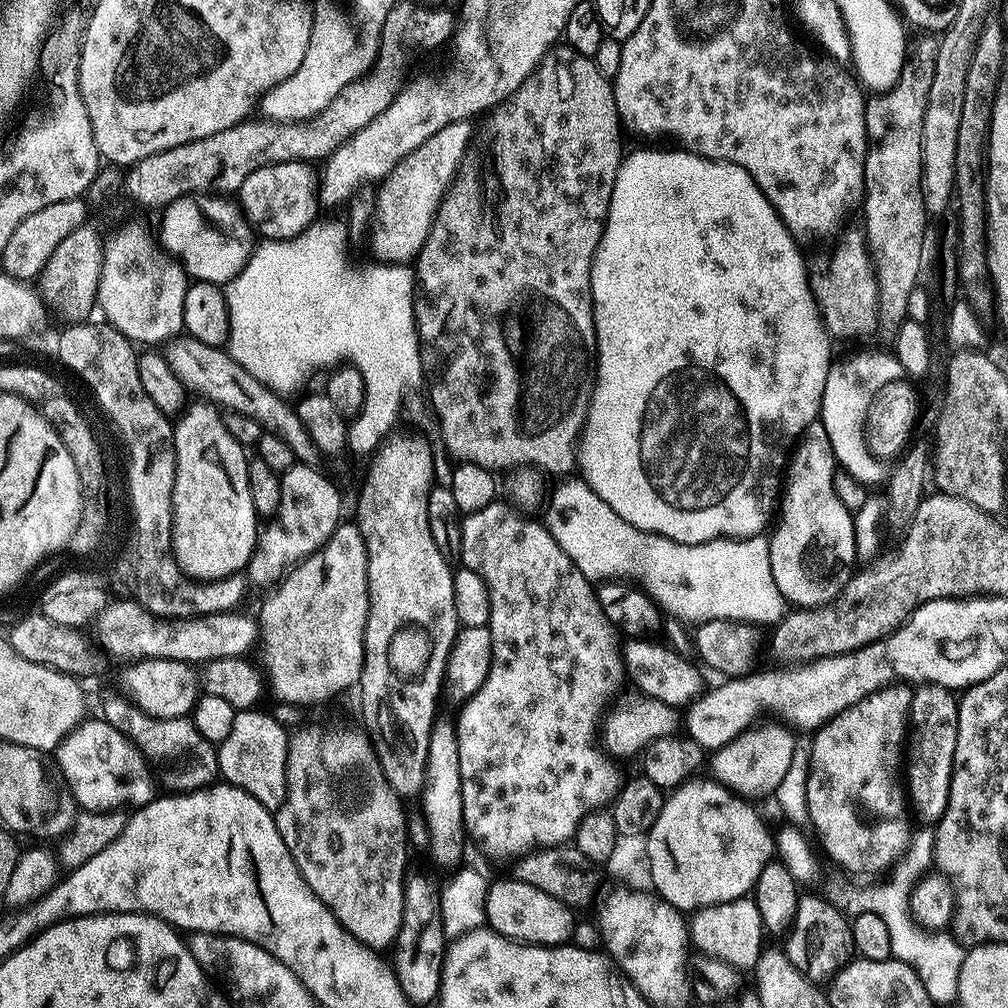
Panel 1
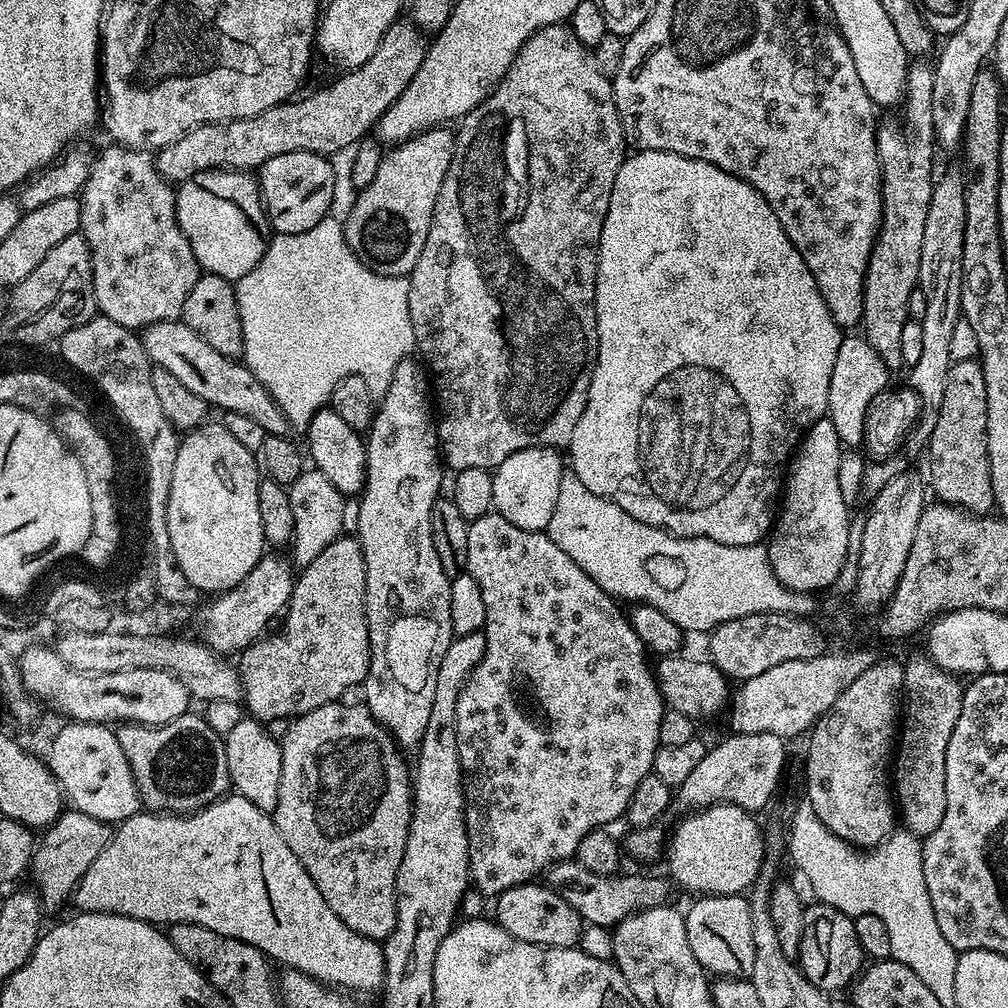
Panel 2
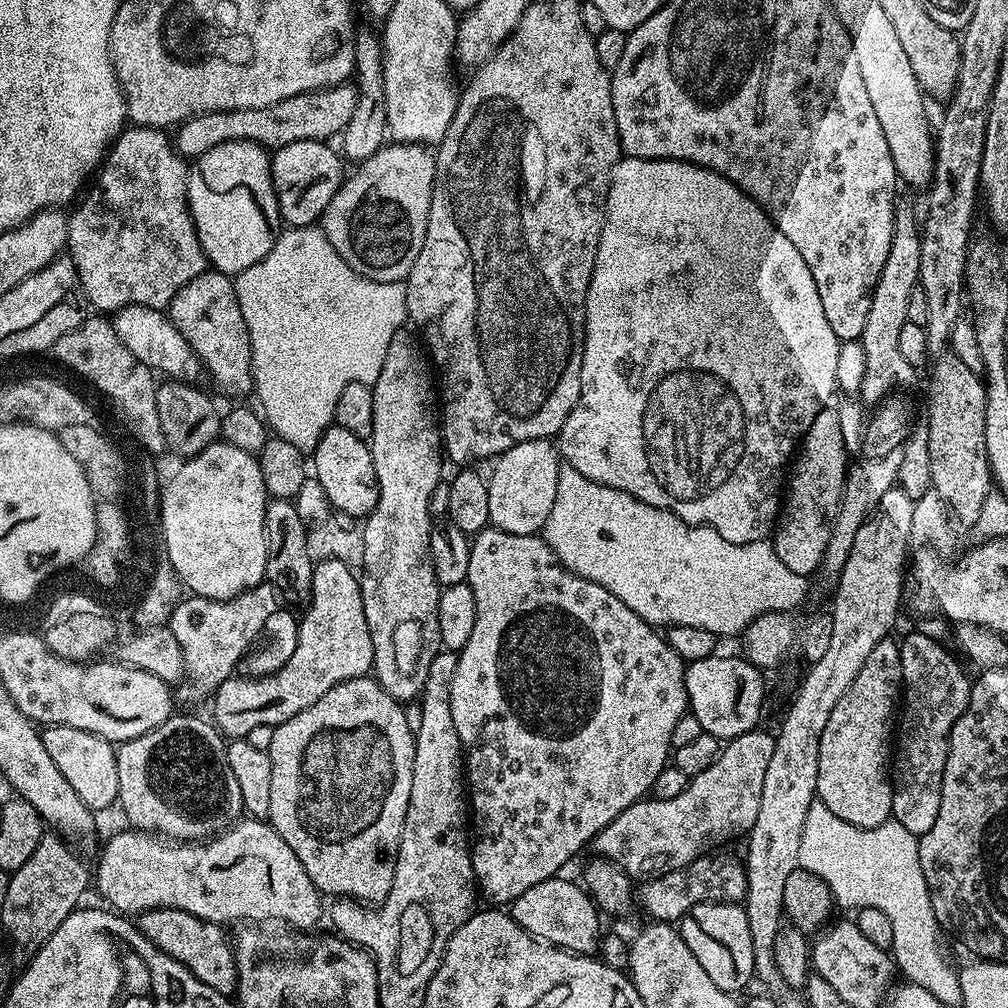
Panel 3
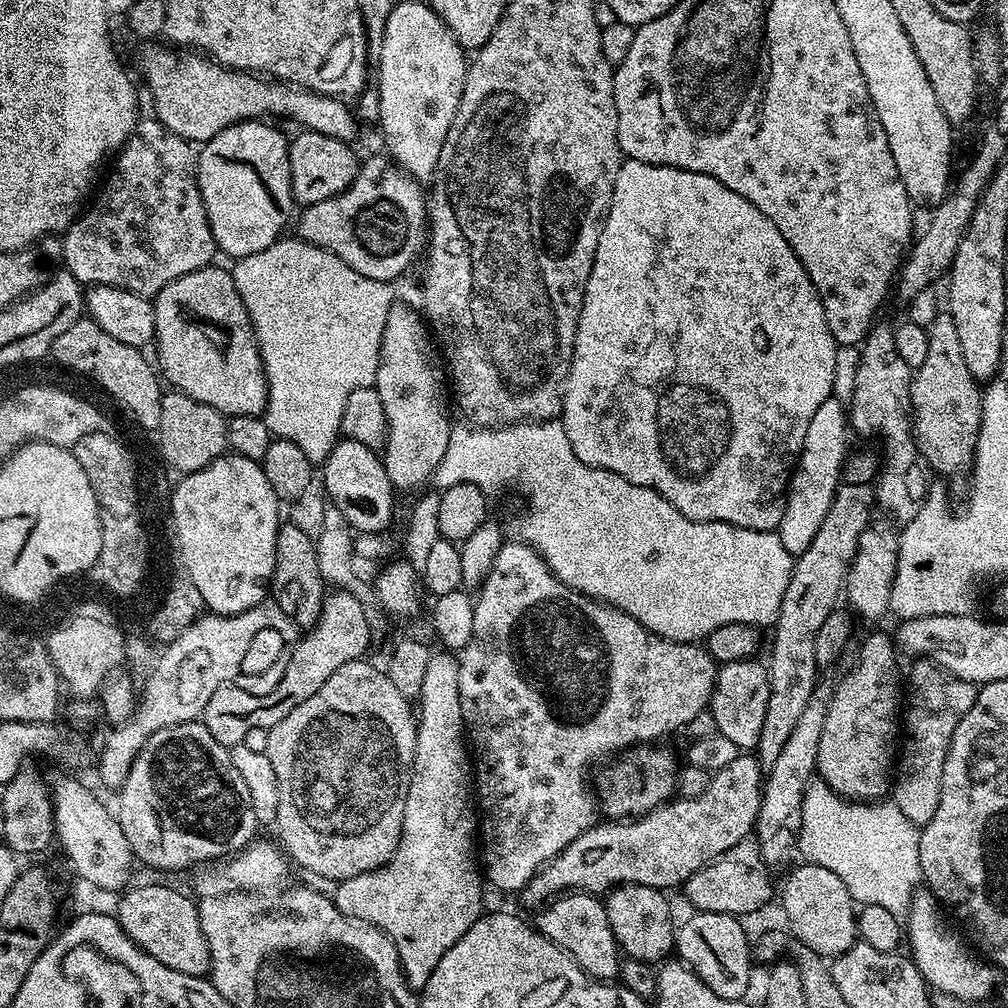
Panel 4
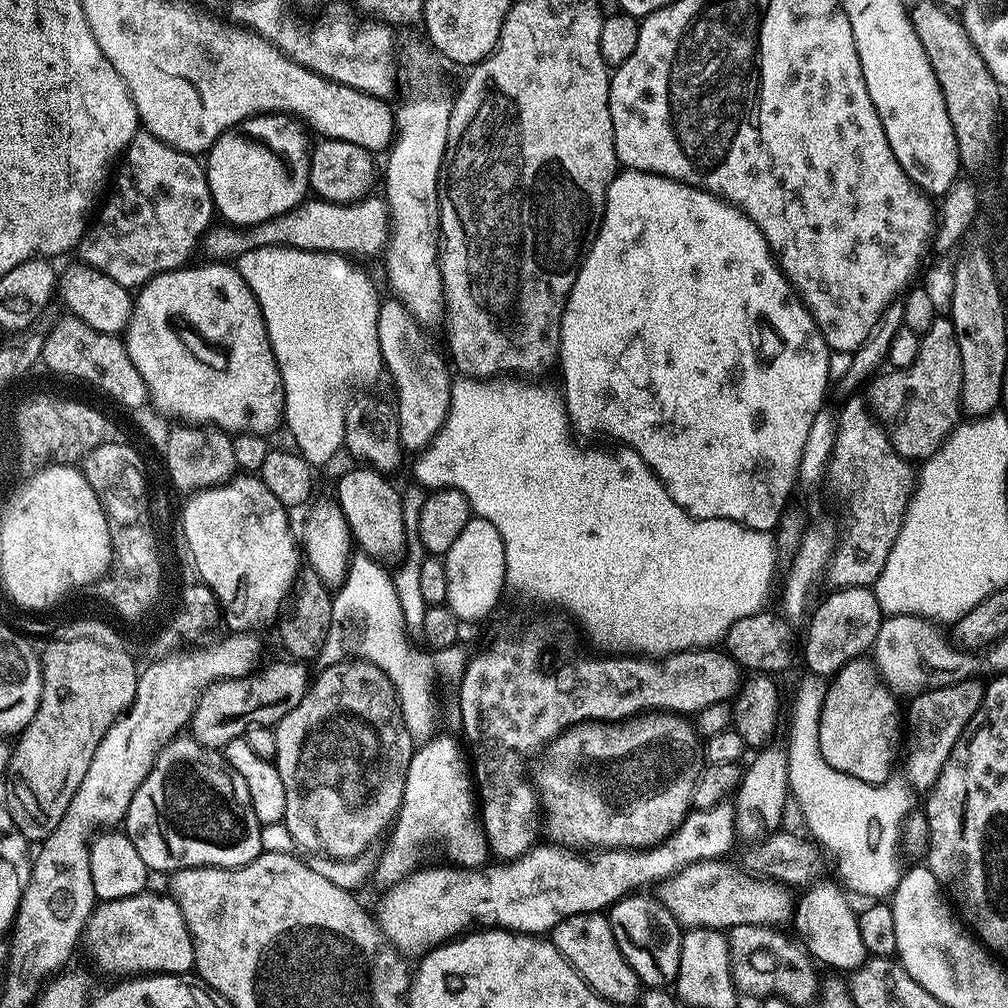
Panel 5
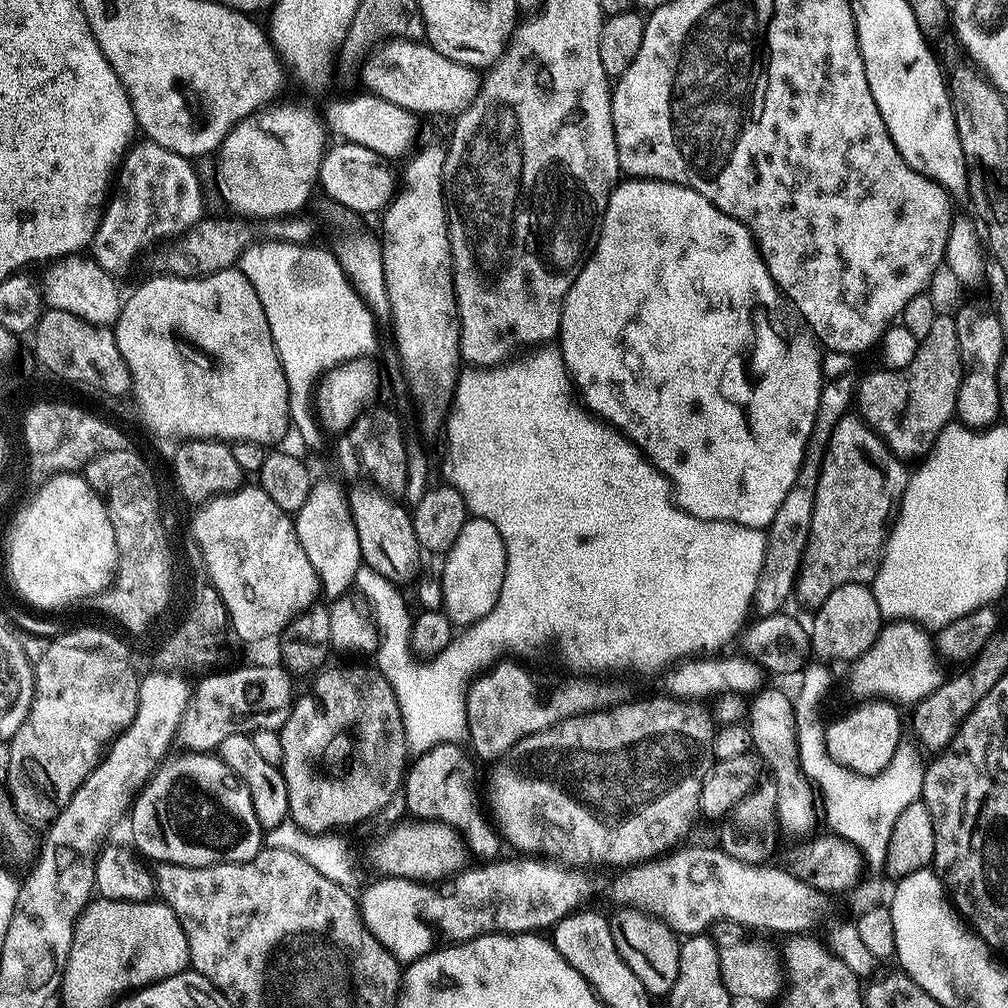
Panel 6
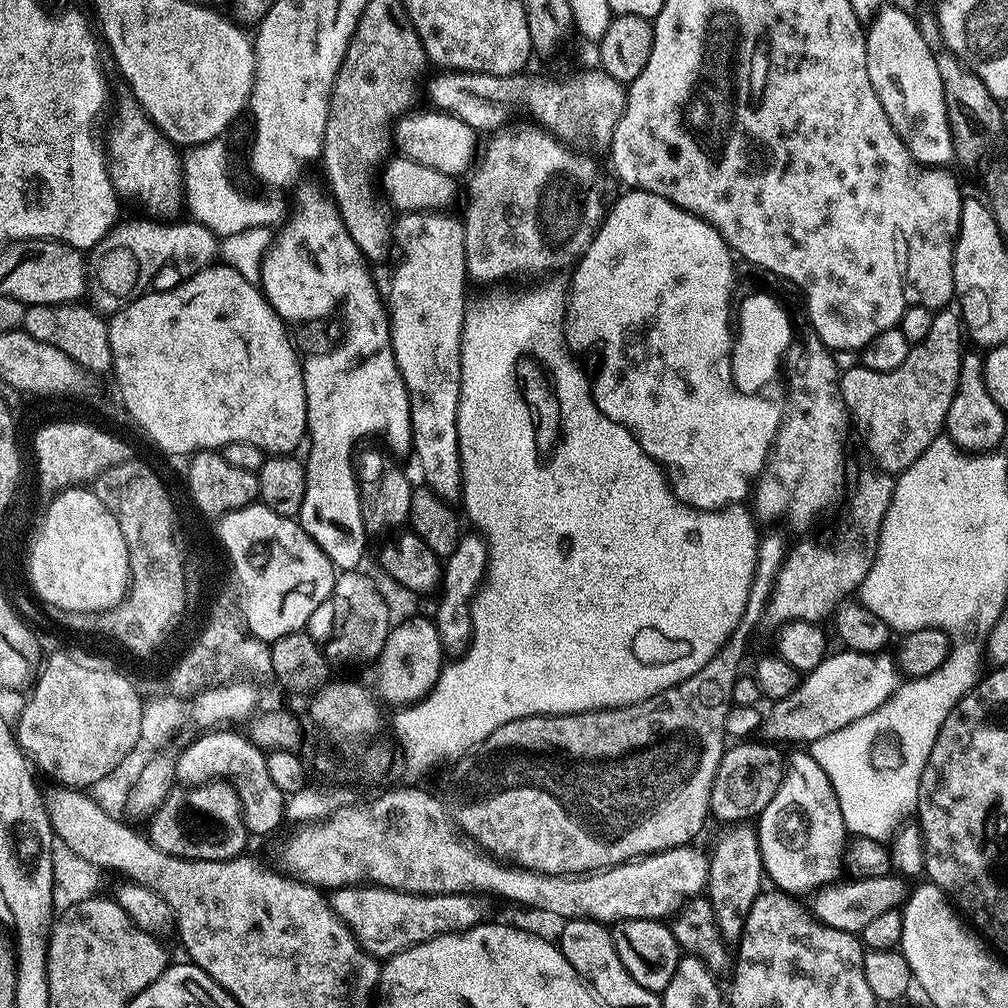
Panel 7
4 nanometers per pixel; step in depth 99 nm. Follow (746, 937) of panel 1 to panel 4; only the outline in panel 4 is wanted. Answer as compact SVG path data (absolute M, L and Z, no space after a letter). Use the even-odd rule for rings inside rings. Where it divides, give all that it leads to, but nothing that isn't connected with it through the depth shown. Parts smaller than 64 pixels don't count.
M693 911L691 913L692 917L689 918L688 921L685 922L684 925L677 927L675 929L676 933L676 942L674 945L674 952L683 963L687 964L689 968L691 968L694 974L698 974L698 978L702 978L702 982L706 986L710 986L710 990L714 990L714 994L718 994L718 998L730 998L731 1000L744 1000L747 997L748 992L748 983L752 980L752 964L754 965L754 952L753 949L750 947L750 940L748 944L748 936L744 933L744 928L739 919L737 917L731 916L730 914L722 914L721 912L697 912Z

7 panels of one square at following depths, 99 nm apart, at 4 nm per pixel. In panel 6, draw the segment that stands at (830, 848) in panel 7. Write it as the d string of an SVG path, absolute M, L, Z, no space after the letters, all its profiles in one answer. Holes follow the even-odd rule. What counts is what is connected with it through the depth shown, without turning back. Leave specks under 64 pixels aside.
M773 686L765 687L751 697L746 723L752 735L755 755L759 756L767 767L768 764L772 767L771 779L776 786L776 818L779 831L788 836L811 837L817 831L818 796L812 780L800 768L800 744L796 740L794 706L780 690Z

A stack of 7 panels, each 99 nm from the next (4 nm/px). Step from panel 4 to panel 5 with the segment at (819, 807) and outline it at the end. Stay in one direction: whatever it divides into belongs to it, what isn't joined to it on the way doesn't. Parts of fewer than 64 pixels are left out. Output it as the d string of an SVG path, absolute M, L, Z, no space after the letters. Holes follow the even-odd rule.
M808 750L808 754L800 754L800 768L788 768L788 786L794 797L794 804L800 807L800 812L804 815L805 826L812 831L811 839L821 849L829 848L834 855L840 856L839 879L849 893L872 896L868 898L891 897L902 875L899 856L900 823L908 812L909 789L899 779L896 781L896 778L889 778L882 784L871 784L850 774L842 774L829 765L816 768L816 762L816 750Z

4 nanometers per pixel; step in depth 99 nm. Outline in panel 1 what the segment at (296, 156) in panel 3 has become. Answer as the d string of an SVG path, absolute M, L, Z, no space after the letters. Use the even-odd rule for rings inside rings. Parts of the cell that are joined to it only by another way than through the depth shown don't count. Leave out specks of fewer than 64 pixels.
M306 160L267 164L254 170L246 182L242 182L238 193L239 207L244 219L263 239L282 240L286 236L296 236L316 223L322 212L320 176L317 169L315 172L312 168L315 167Z

